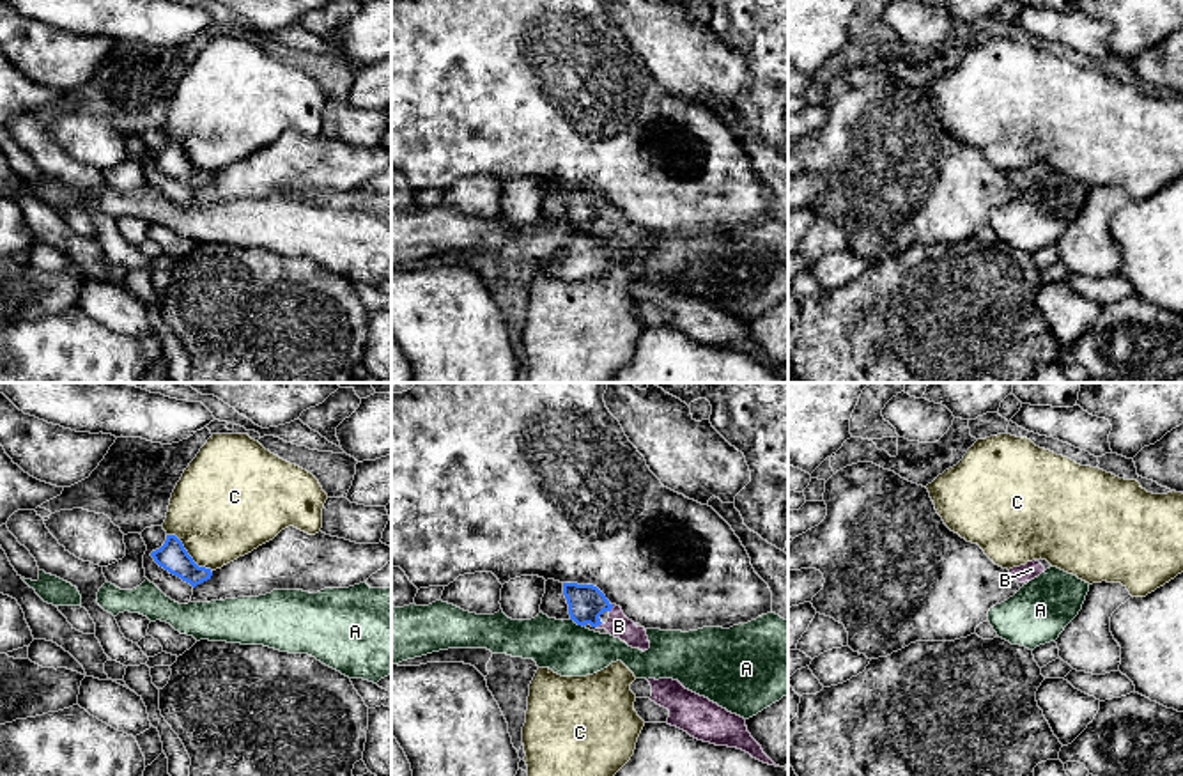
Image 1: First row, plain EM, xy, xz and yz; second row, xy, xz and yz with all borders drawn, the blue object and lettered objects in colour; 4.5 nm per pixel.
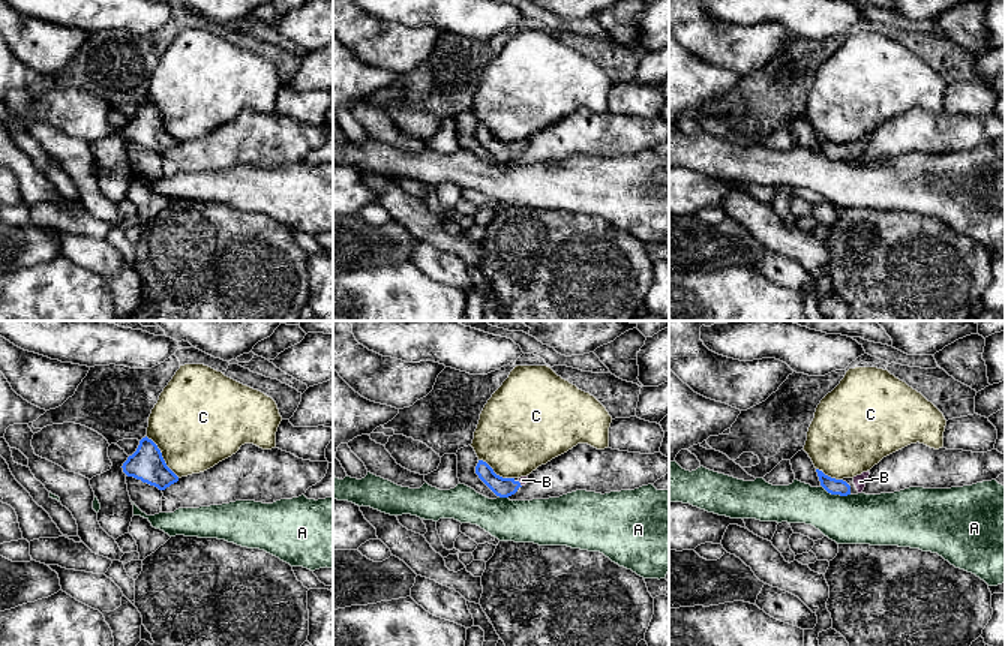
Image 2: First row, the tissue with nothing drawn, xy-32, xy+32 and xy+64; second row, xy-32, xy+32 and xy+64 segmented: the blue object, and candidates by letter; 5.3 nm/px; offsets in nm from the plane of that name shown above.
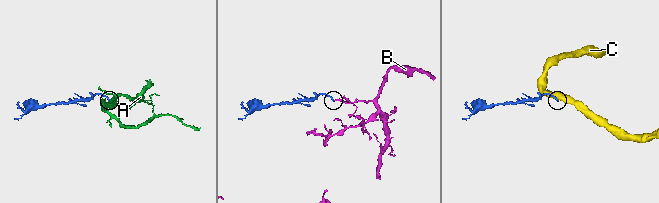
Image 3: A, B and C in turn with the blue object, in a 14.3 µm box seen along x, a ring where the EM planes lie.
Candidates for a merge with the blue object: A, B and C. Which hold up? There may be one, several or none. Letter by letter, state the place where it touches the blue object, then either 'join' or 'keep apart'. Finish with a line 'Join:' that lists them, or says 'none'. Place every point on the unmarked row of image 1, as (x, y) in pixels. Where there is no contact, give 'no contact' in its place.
A: meets blue in xz at (576, 225); keep apart
B: meets blue in xz at (611, 209); join
C: meets blue in xy at (186, 156); keep apart
Join: B

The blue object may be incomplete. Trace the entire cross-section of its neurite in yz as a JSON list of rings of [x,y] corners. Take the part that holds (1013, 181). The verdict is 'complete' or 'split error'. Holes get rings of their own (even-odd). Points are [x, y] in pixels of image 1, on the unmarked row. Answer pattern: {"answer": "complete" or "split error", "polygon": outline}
{"answer": "split error", "polygon": [[[1036,163],[1027,165],[1025,168],[1009,172],[1009,177],[1018,186],[1031,184],[1031,182],[1038,181],[1041,175],[1045,175],[1045,170]]]}

